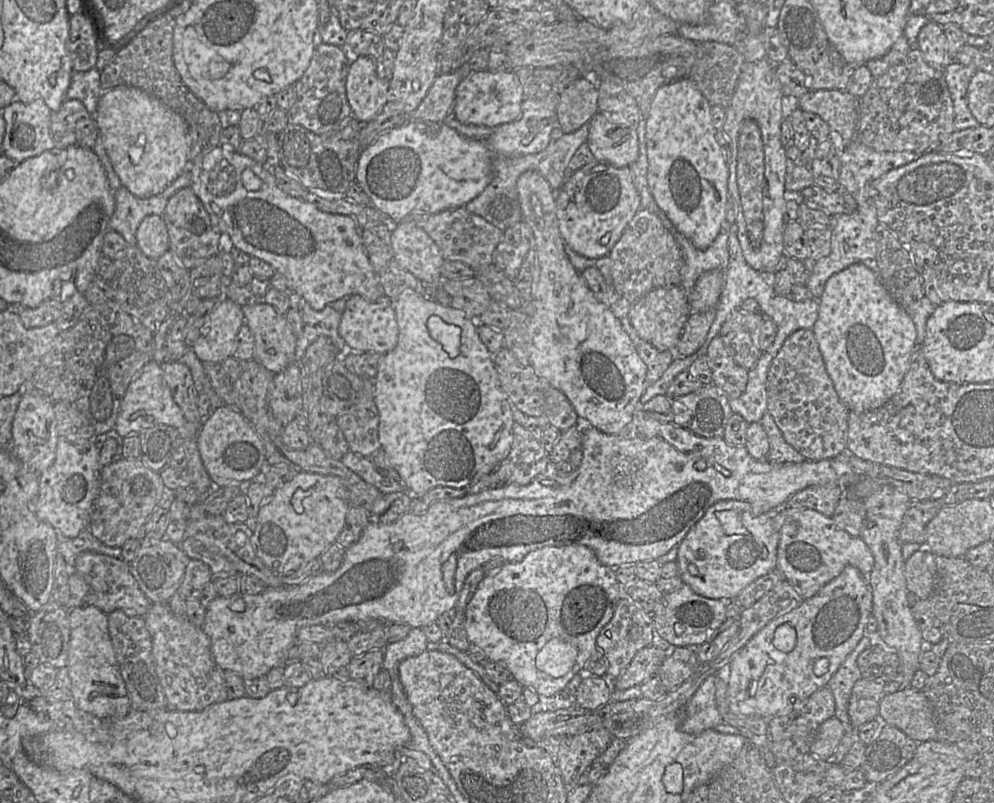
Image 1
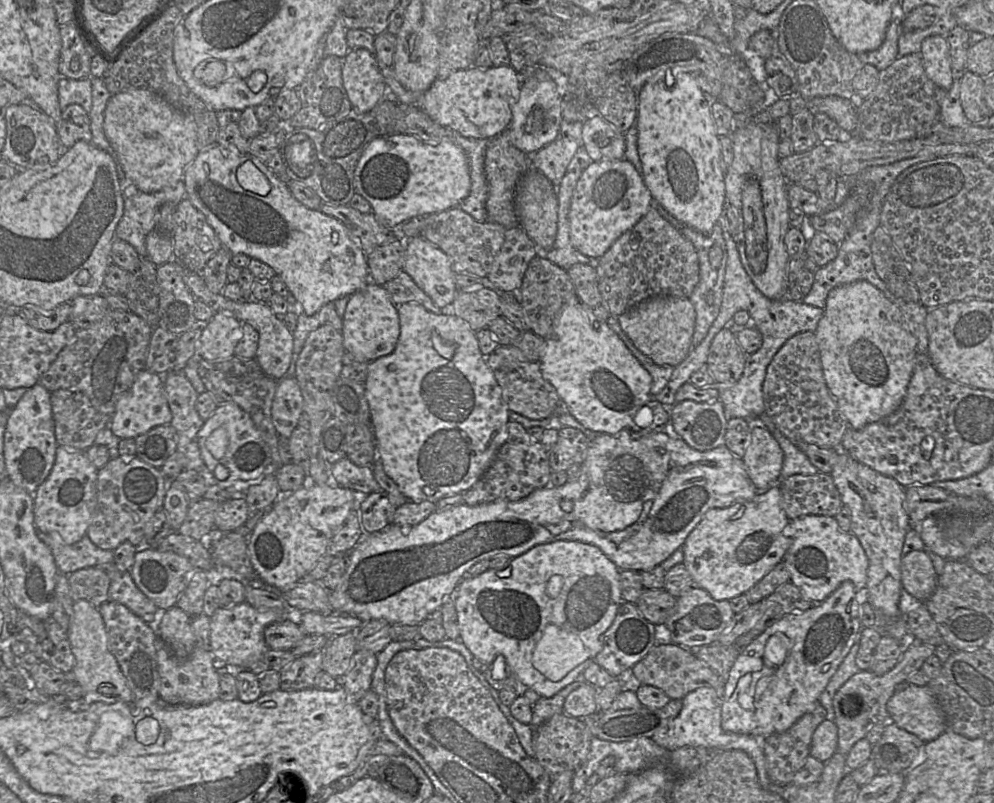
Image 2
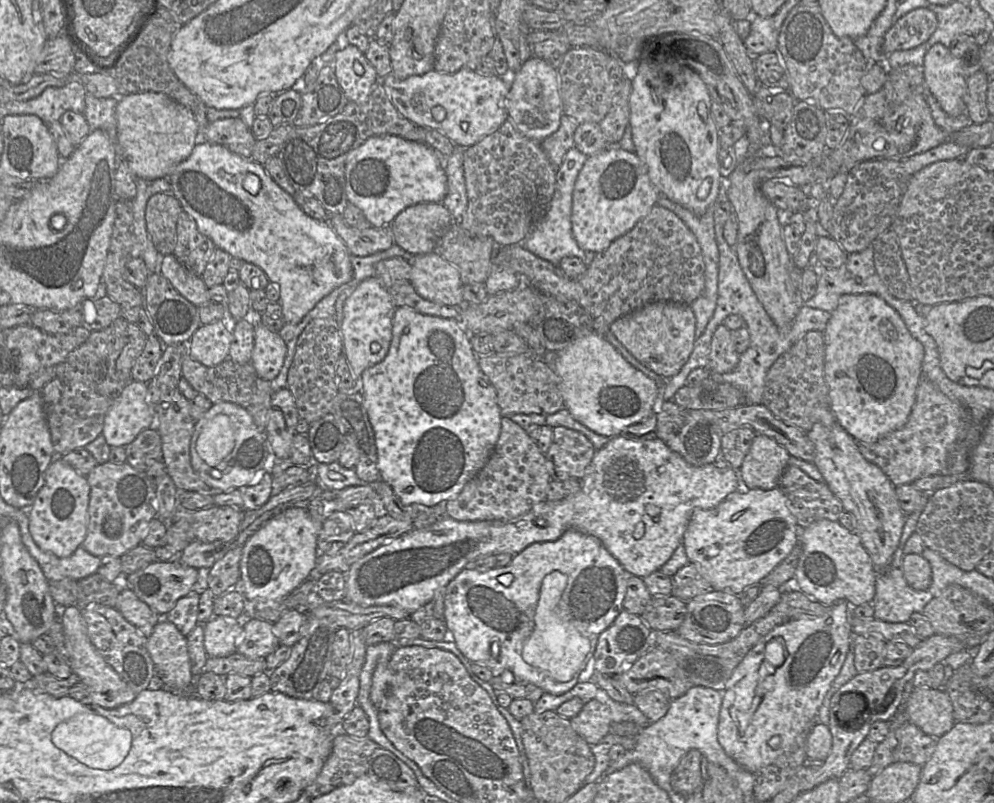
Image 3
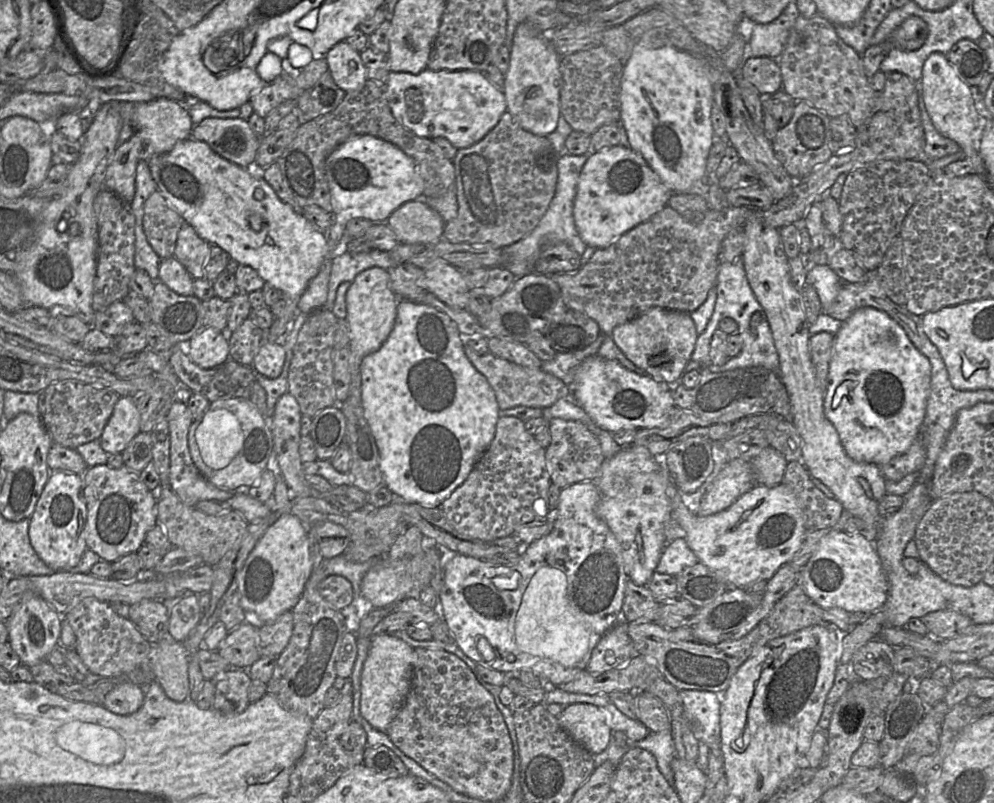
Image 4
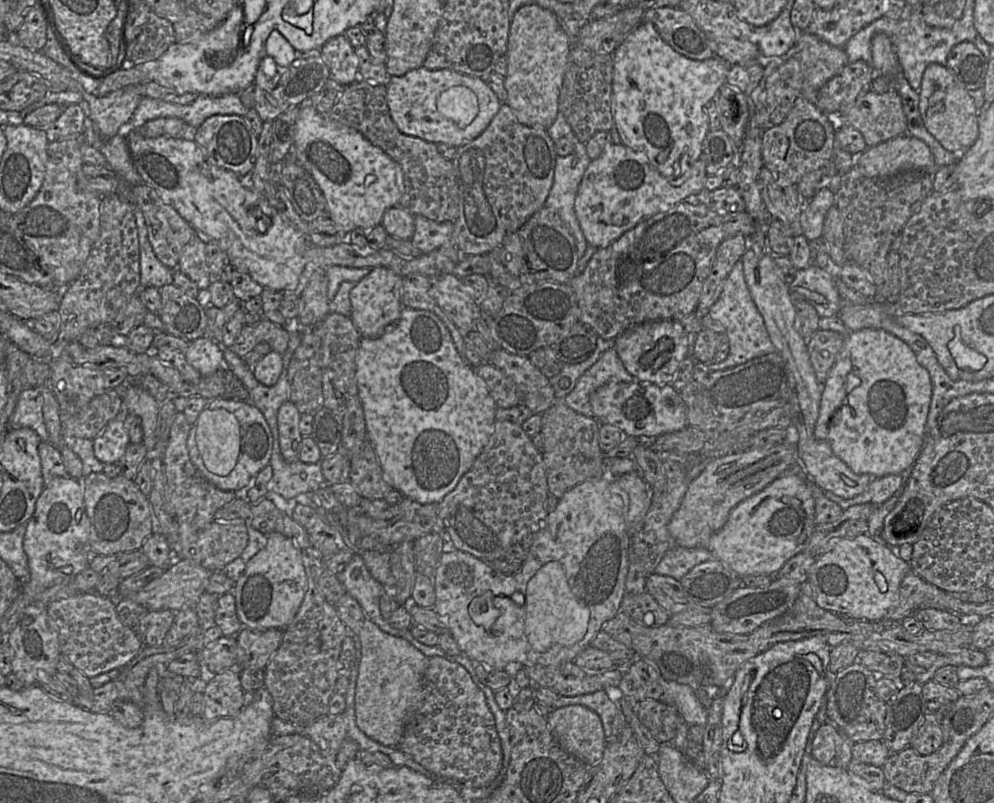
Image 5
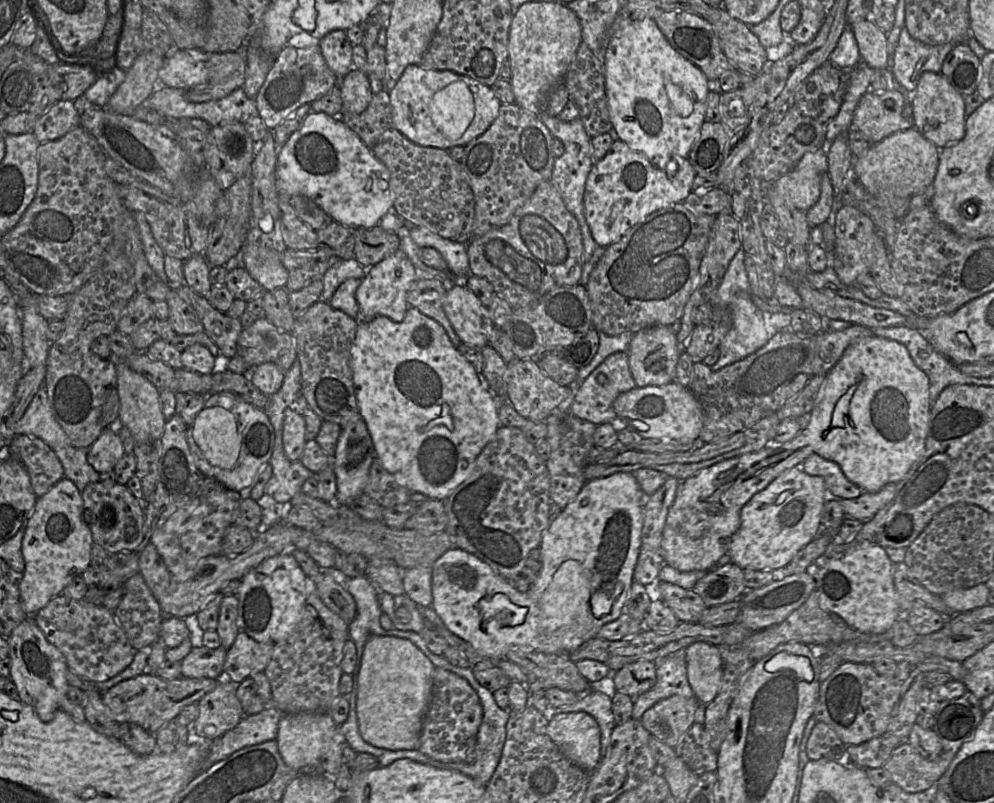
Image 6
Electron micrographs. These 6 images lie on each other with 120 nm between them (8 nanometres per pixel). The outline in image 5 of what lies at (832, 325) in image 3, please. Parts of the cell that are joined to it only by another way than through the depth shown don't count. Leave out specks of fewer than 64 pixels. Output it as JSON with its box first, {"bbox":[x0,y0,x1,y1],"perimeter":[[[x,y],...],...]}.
{"bbox":[814,328,932,477],"perimeter":[[[865,328],[846,335],[844,345],[831,368],[821,395],[814,435],[827,441],[834,454],[855,474],[883,477],[911,468],[926,435],[932,385],[912,349],[901,339],[882,329]]]}

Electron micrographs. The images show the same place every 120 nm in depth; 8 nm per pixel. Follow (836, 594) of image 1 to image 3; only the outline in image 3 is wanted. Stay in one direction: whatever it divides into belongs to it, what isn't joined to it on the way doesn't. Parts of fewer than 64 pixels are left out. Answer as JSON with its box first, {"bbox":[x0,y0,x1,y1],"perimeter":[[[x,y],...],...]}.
{"bbox":[718,601,852,774],"perimeter":[[[839,601],[829,612],[814,618],[791,619],[761,638],[733,670],[722,693],[718,742],[725,753],[749,772],[756,774],[788,752],[796,739],[808,734],[817,723],[817,713],[847,653],[852,650],[849,604]]]}

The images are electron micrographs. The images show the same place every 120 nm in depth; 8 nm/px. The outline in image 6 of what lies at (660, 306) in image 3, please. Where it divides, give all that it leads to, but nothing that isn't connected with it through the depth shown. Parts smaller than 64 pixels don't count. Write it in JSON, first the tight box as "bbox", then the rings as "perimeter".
{"bbox":[627,326,681,387],"perimeter":[[[650,326],[634,333],[627,350],[629,369],[637,387],[660,386],[674,380],[681,353],[677,349],[677,333],[668,326]]]}

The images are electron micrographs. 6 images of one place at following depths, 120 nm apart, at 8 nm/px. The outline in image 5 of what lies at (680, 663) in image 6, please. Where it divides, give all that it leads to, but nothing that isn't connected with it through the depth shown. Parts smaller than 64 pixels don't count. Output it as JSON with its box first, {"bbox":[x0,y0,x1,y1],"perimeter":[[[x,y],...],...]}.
{"bbox":[667,681,708,725],"perimeter":[[[668,681],[667,689],[673,700],[673,706],[688,725],[706,725],[708,709],[701,703],[692,686]]]}

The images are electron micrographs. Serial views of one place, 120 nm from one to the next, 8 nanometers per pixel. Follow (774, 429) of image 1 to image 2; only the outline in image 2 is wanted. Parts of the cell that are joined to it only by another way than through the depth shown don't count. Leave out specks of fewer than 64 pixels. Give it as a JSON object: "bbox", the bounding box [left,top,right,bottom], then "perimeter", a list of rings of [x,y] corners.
{"bbox":[770,429,819,480],"perimeter":[[[776,429],[770,432],[784,453],[781,480],[794,474],[814,475],[819,472],[798,446],[791,442],[780,431]]]}

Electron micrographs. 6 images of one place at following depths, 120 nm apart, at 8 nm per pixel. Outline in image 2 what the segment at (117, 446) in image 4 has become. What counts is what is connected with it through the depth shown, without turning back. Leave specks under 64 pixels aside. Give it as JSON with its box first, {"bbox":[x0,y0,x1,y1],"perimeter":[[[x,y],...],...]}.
{"bbox":[108,369,172,439],"perimeter":[[[142,369],[116,403],[108,427],[120,439],[135,438],[159,425],[169,425],[172,414],[164,392],[163,376]]]}

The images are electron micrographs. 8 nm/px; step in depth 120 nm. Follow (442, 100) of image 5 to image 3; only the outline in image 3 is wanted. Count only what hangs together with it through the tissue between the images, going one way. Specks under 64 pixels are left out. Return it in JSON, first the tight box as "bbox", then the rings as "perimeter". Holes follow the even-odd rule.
{"bbox":[379,68,510,148],"perimeter":[[[462,68],[454,73],[431,70],[405,79],[399,79],[391,73],[379,81],[404,118],[420,128],[440,131],[455,146],[468,148],[495,132],[508,120],[505,97],[510,85],[499,76],[484,76],[477,70]],[[436,106],[441,106],[446,111],[446,117],[442,121],[436,121],[431,114],[432,108]]]}

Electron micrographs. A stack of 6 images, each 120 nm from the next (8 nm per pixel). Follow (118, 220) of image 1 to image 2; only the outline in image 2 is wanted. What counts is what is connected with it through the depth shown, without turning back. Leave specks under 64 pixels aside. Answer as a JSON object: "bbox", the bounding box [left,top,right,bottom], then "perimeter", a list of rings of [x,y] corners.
{"bbox":[115,180,185,258],"perimeter":[[[183,180],[153,193],[140,191],[127,182],[122,190],[124,212],[115,229],[115,238],[129,243],[141,258],[147,258],[146,236],[157,229],[159,208],[166,202],[178,204],[185,196]]]}

